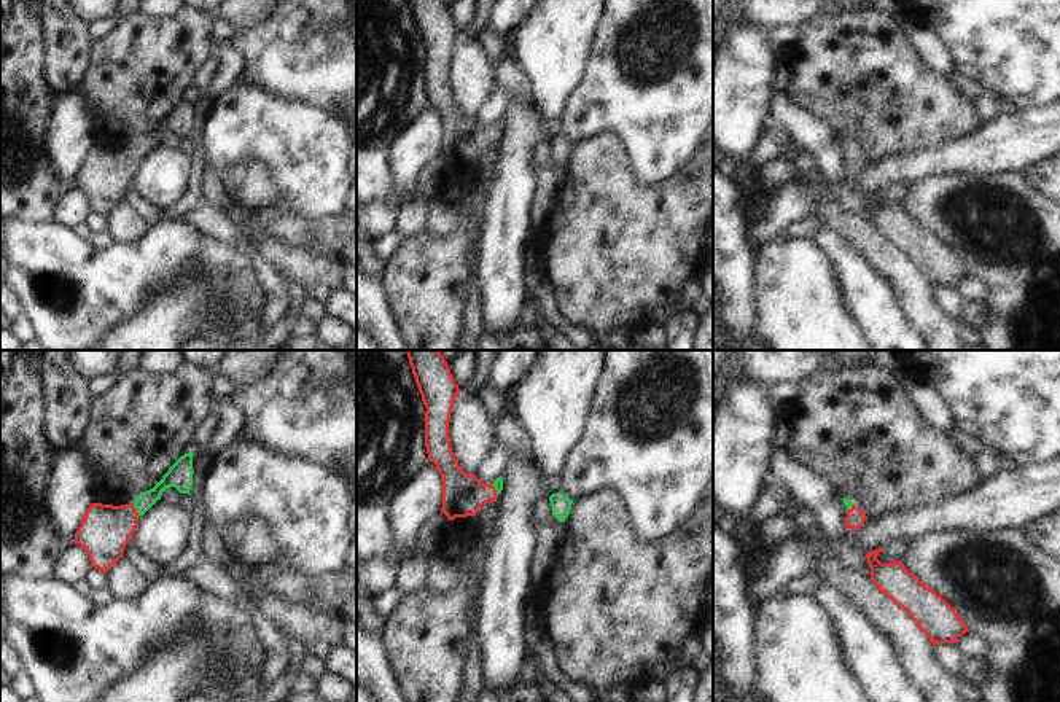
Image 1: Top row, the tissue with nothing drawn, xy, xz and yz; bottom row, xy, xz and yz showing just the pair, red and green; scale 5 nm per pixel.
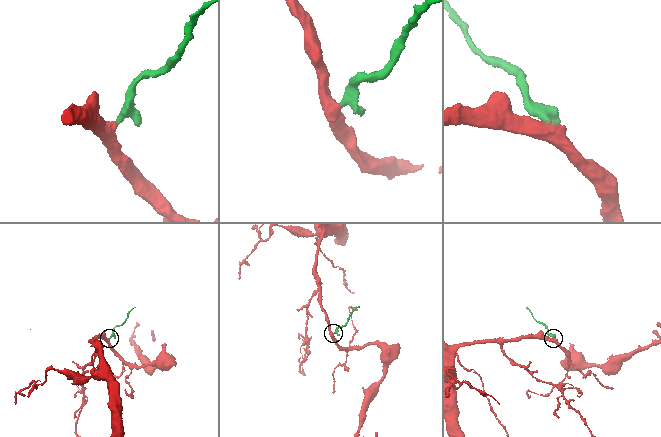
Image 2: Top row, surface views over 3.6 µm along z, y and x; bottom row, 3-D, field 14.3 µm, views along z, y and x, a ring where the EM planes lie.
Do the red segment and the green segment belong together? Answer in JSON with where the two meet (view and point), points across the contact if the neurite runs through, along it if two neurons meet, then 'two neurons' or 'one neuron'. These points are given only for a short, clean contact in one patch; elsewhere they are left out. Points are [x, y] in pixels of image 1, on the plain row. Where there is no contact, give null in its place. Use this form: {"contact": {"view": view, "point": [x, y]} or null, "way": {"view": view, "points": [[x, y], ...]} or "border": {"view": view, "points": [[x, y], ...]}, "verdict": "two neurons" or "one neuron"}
{"contact": {"view": "xy", "point": [136, 153]}, "way": {"view": "xy", "points": [[104, 175], [136, 153], [164, 126], [174, 121]]}, "verdict": "one neuron"}

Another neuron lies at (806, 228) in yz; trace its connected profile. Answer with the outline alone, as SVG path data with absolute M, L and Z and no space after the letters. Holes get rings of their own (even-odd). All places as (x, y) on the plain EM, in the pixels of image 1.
M812 215L807 220L801 220L794 224L786 226L780 234L778 239L791 239L791 237L812 237L818 229L824 228L826 223L818 216Z

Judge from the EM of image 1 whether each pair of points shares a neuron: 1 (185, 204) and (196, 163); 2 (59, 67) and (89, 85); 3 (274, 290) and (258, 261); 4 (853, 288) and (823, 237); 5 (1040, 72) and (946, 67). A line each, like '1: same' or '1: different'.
1: same
2: different
3: same
4: same
5: different

